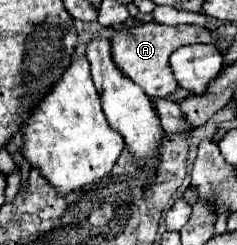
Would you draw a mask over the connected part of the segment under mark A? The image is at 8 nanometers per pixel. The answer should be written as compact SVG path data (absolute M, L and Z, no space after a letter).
M147 22L137 28L123 28L117 30L111 38L111 56L115 66L131 78L135 84L139 84L149 98L165 98L175 92L177 82L173 80L173 72L169 66L169 56L173 50L195 44L195 42L211 42L217 44L217 36L201 26L167 26L167 24L155 24Z

